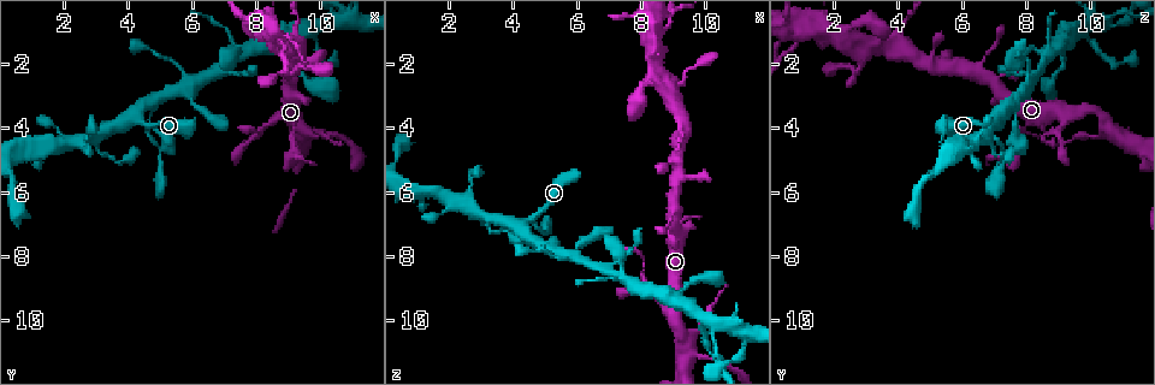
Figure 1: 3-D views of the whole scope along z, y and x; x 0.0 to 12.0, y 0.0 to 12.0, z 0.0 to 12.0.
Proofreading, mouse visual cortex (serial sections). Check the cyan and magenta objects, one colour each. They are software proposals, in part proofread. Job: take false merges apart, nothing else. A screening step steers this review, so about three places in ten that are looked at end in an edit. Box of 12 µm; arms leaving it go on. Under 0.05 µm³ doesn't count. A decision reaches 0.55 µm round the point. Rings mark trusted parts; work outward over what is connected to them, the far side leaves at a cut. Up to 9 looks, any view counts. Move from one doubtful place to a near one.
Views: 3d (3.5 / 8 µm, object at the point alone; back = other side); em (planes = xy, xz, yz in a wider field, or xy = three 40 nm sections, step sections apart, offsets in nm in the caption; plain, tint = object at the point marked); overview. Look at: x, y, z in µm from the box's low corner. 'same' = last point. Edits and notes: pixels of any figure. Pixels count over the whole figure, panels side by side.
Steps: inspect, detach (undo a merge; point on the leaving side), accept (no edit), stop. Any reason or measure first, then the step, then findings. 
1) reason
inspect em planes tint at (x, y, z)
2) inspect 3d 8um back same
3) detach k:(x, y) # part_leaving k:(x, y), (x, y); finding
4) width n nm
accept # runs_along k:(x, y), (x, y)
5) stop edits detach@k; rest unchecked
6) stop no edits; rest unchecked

inspect 3d 3.5um at (8.6, 1.2, 0.9)

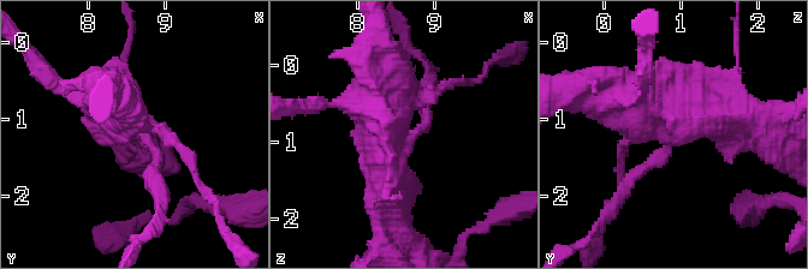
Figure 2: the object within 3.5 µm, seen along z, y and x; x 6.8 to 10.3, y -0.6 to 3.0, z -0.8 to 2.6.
need the tissue
inspect em xy step 2 tint at (8.60, 1.15, 0.90)

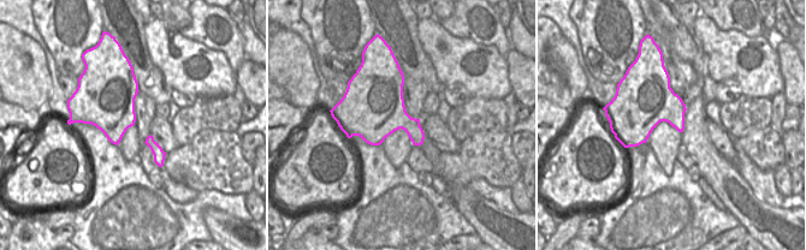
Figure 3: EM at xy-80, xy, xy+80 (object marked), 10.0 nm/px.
inspect em xy step 5 tint same

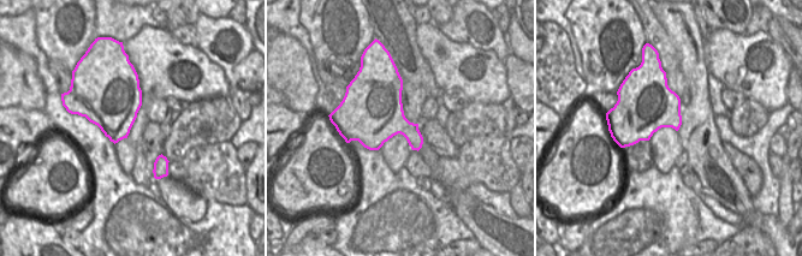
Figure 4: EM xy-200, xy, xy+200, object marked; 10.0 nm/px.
detach 2:(636, 173) # part_leaving 2:(666, 147), (627, 184), (605, 228); two cells meet here

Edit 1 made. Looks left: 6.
thick turns thin
inspect 3d 8um at (9.0, 2.2, 2.8)

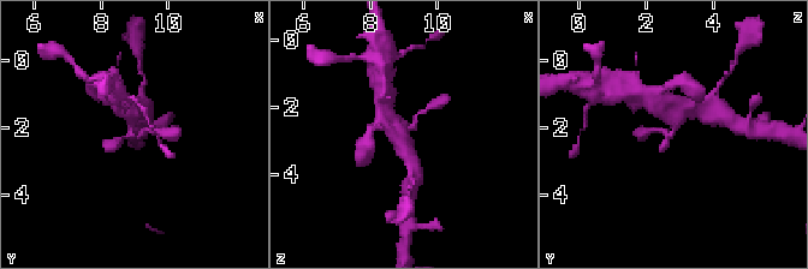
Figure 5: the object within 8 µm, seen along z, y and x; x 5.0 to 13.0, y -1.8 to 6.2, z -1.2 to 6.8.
inspect em xy step 2 tint at (9.0, 2.2, 2.8)

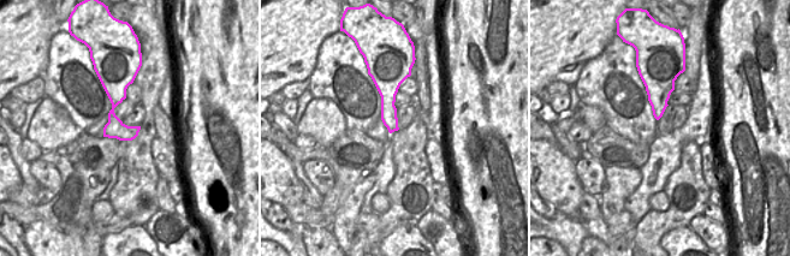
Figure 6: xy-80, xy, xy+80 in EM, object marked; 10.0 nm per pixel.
width 170 nm
accept # runs_along 6:(122, 73), (112, 119), (129, 137); continuous, no second cell

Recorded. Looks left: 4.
thin arm on a thick one
inspect 3d 3.5um at (9.4, 4.3, 10.9)

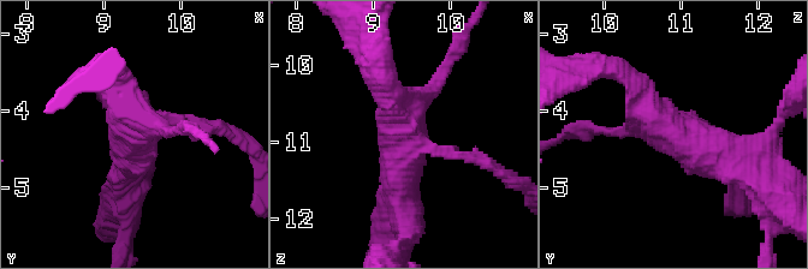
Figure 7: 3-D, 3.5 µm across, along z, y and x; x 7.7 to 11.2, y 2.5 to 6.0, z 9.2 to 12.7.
accept # runs_along 7:(630, 78), (658, 123), (747, 167); all the same cell

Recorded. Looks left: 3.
inspect em xy step 1 tint at (4.3, 3.6, 7.0)

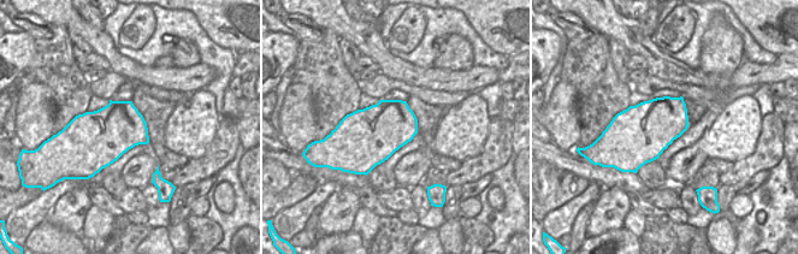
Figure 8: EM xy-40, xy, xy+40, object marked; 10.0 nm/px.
inspect 3d 3.5um back same

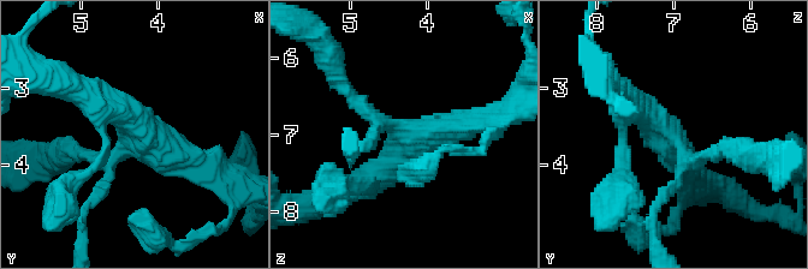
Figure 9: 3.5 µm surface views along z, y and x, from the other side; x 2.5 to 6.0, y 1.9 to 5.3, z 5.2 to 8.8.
accept # runs_along 9:(714, 154), (687, 162), (625, 99); one cell here

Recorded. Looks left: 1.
stop edits detach@2; rest unchecked

